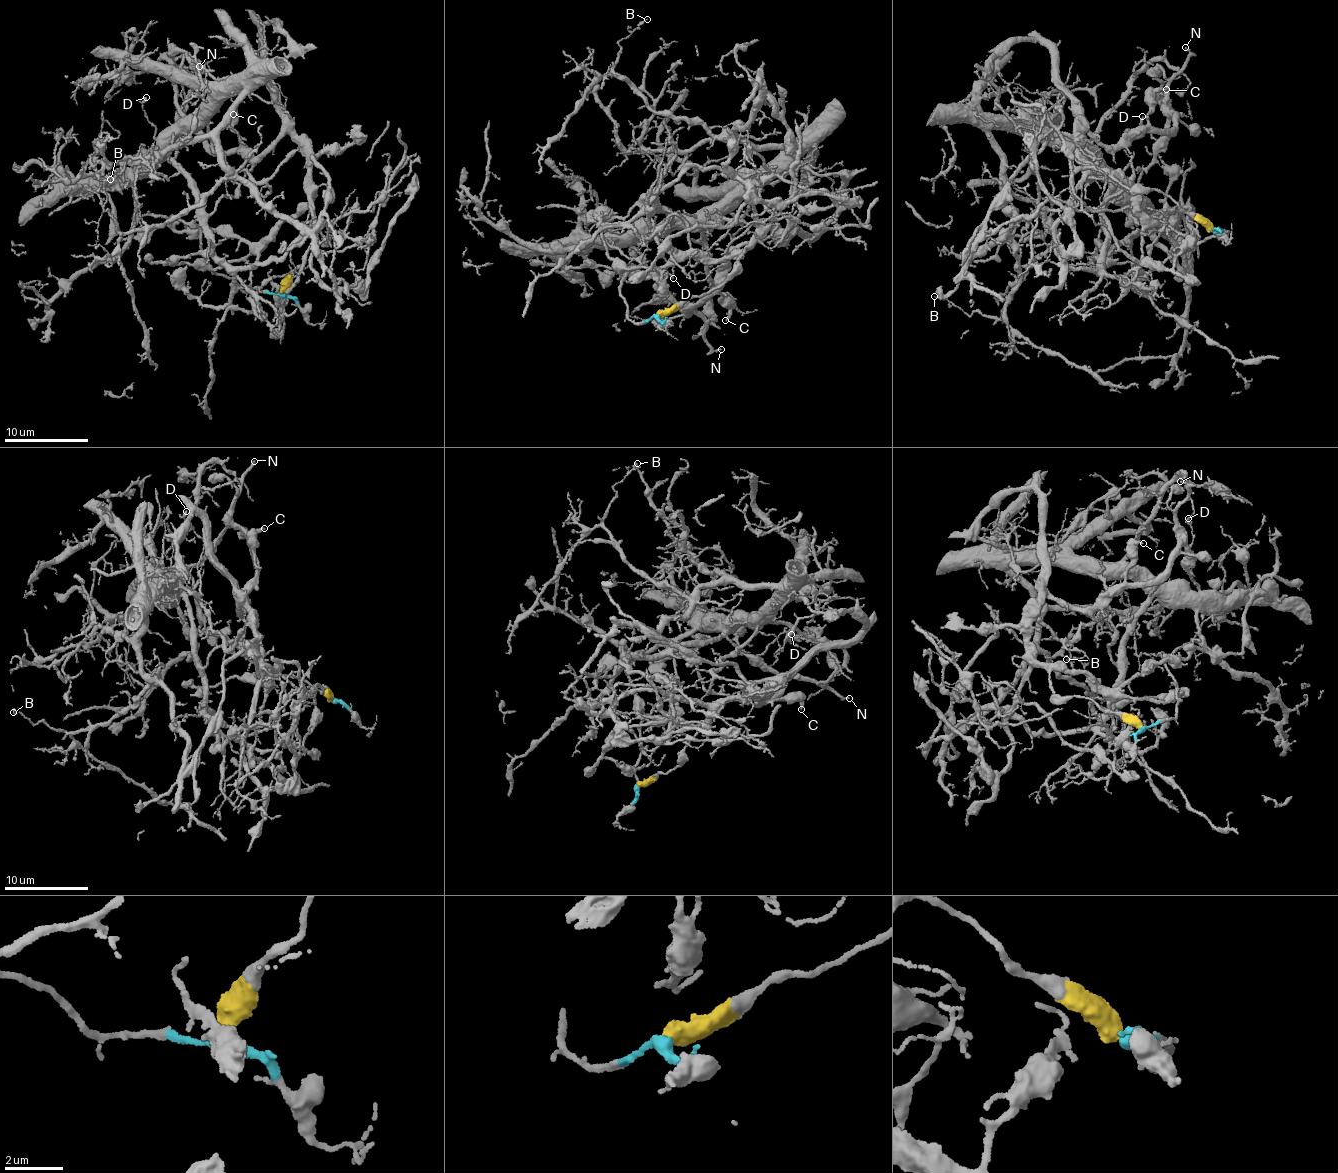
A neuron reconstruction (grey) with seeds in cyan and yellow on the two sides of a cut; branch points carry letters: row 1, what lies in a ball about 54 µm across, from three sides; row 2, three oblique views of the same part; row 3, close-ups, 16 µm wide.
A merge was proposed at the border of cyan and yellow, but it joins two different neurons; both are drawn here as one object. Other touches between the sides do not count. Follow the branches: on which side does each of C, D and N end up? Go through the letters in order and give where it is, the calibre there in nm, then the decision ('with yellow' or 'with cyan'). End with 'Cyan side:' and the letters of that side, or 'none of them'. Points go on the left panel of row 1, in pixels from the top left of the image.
C: at (233, 114); 190 nm thick; with yellow
D: at (146, 97); 150 nm thick; with yellow
N: at (199, 66); 140 nm thick; with yellow
Cyan side: none of them

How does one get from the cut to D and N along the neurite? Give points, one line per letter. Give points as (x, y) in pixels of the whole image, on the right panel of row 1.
D: (1212, 230), (1081, 152), (1080, 121), (1109, 146), (1169, 131), (1177, 117), (1160, 144), (1143, 116)
N: (1212, 230), (1081, 152), (1080, 121), (1109, 146), (1169, 131), (1166, 88), (1185, 46)

